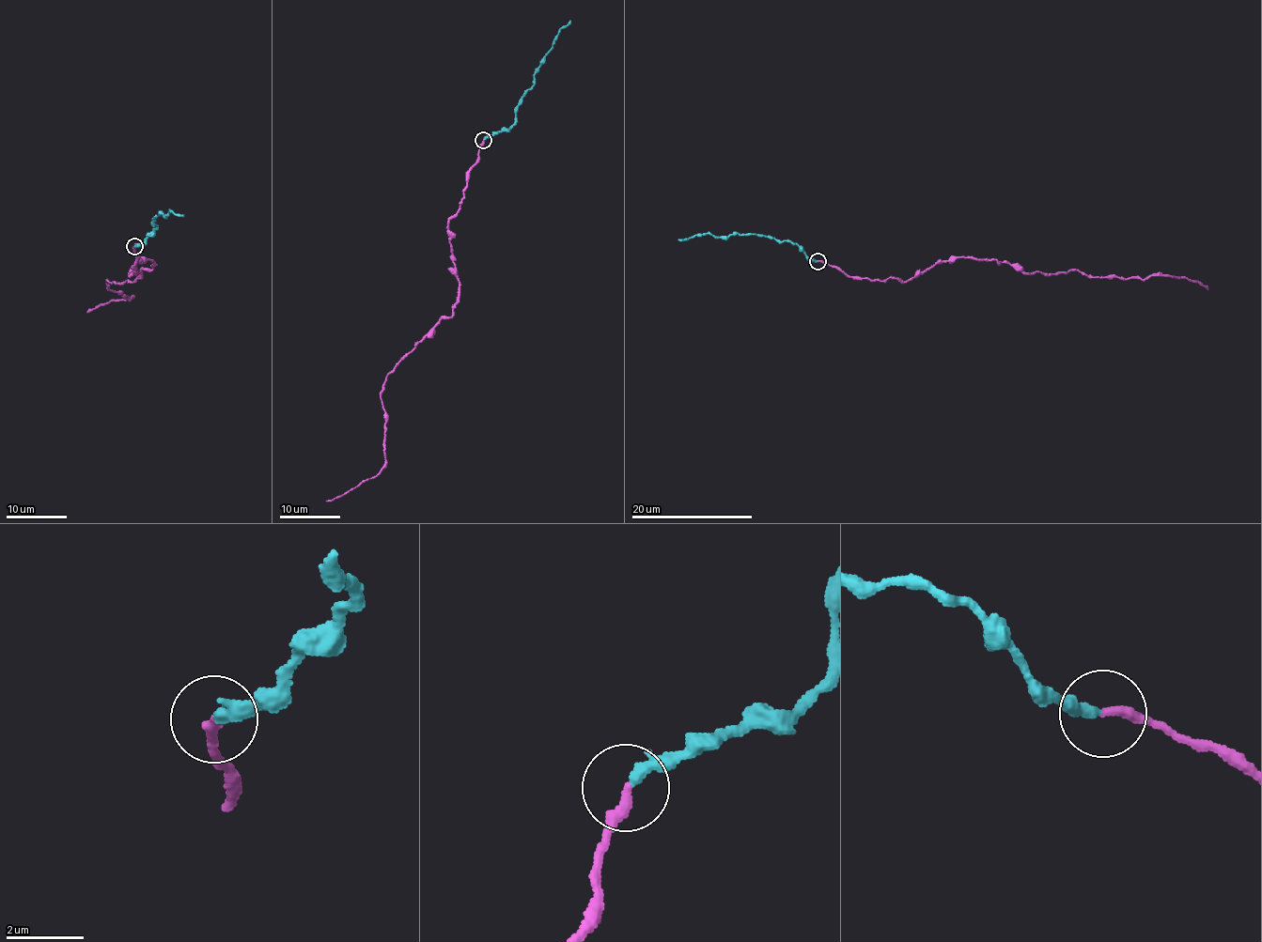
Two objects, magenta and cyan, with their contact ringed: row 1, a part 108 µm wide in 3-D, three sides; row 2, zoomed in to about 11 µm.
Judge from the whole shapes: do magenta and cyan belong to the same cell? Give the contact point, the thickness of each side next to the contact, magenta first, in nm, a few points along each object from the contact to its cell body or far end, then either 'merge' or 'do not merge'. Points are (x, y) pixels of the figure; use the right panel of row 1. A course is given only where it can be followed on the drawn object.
place (817, 261); calibres 280 and 220 nm; course magenta (817, 261), (850, 277), (904, 282), (935, 264), (977, 257), (1007, 262), (1026, 273), (1170, 276), (1207, 289); course cyan (817, 261), (791, 241), (777, 241), (753, 235), (726, 238), (697, 234), (677, 239); merge

